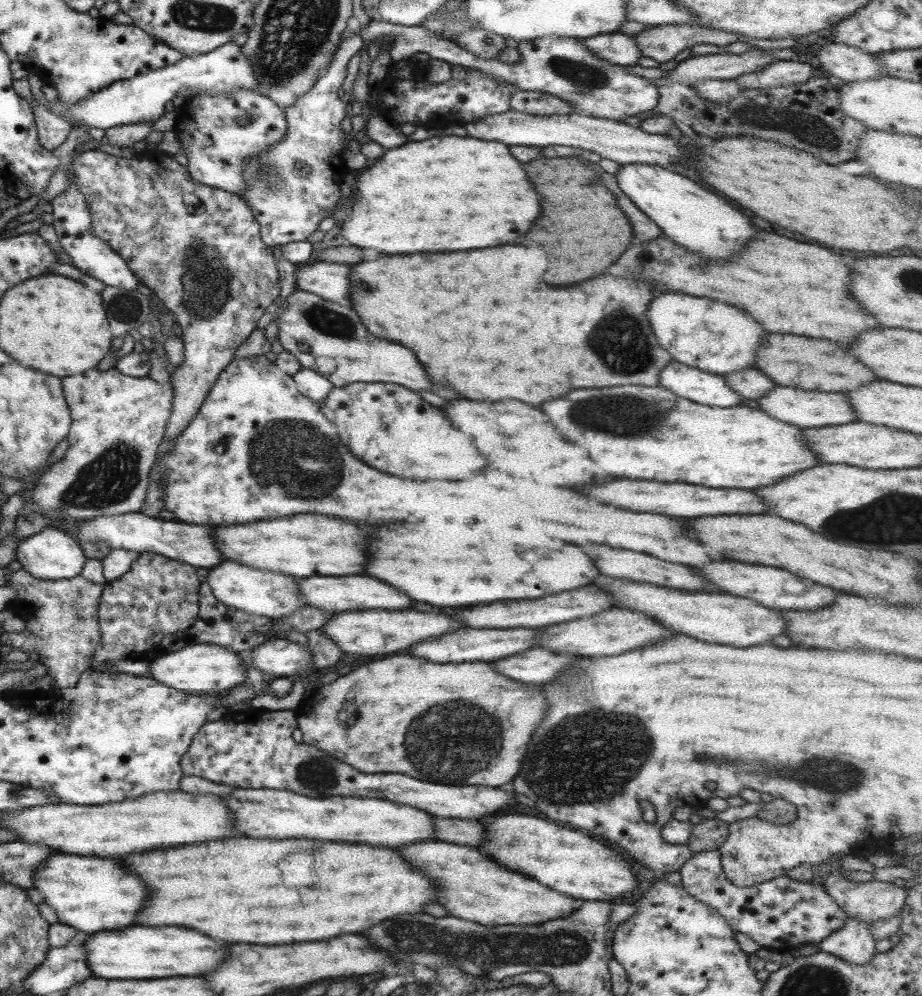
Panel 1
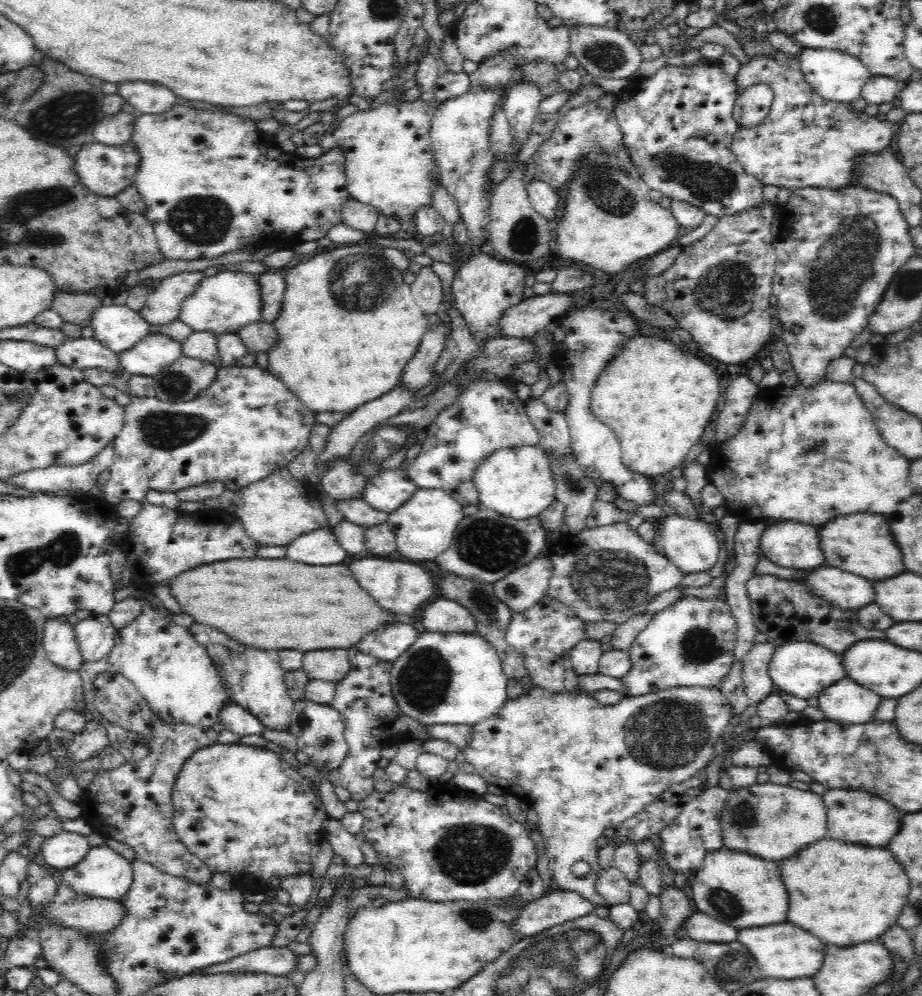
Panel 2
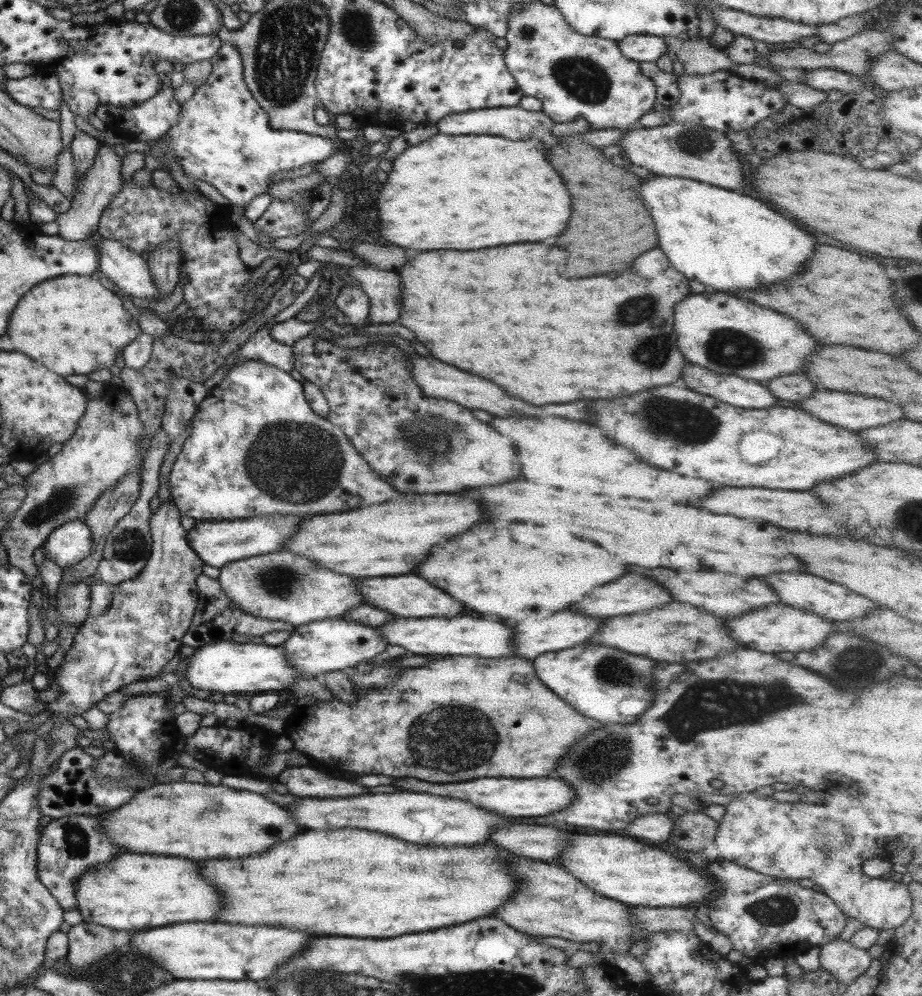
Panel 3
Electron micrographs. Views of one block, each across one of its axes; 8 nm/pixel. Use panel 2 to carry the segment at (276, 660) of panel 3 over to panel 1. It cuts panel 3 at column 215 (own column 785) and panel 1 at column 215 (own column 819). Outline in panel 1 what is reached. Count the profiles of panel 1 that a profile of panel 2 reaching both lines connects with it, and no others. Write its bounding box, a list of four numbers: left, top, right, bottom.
[148,644,246,696]

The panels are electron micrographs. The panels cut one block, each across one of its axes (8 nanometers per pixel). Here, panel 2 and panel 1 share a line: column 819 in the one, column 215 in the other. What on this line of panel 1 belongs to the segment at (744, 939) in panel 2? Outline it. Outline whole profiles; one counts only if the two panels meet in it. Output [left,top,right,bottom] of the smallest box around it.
[85,926,225,980]

